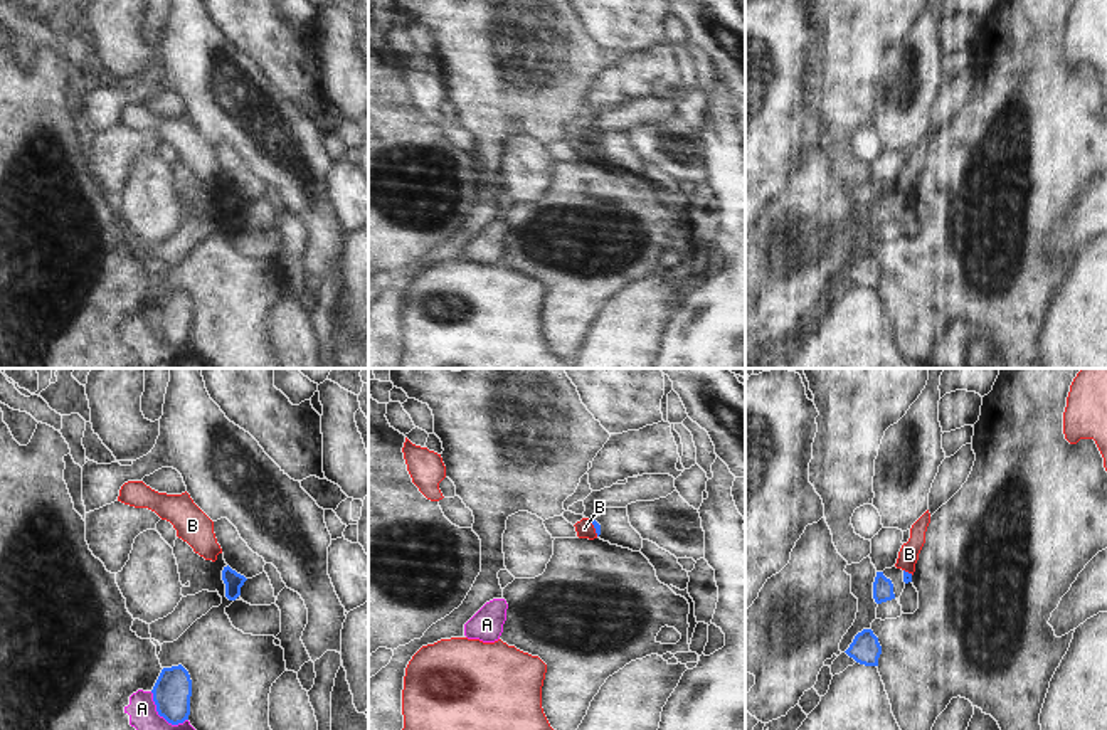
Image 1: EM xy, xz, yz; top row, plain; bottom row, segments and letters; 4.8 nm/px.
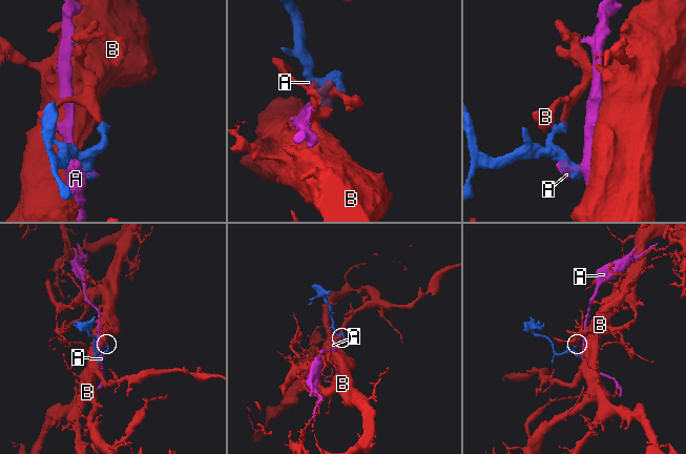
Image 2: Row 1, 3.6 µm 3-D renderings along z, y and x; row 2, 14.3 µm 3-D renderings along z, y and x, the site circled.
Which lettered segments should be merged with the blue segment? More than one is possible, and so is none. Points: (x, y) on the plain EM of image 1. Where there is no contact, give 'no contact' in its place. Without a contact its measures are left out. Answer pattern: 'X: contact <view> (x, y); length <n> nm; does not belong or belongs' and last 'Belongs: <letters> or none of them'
A: contact xy (162, 338); length 240 nm; does not belong
B: contact xz (594, 150); length 80 nm; does not belong
Belongs: none of them

